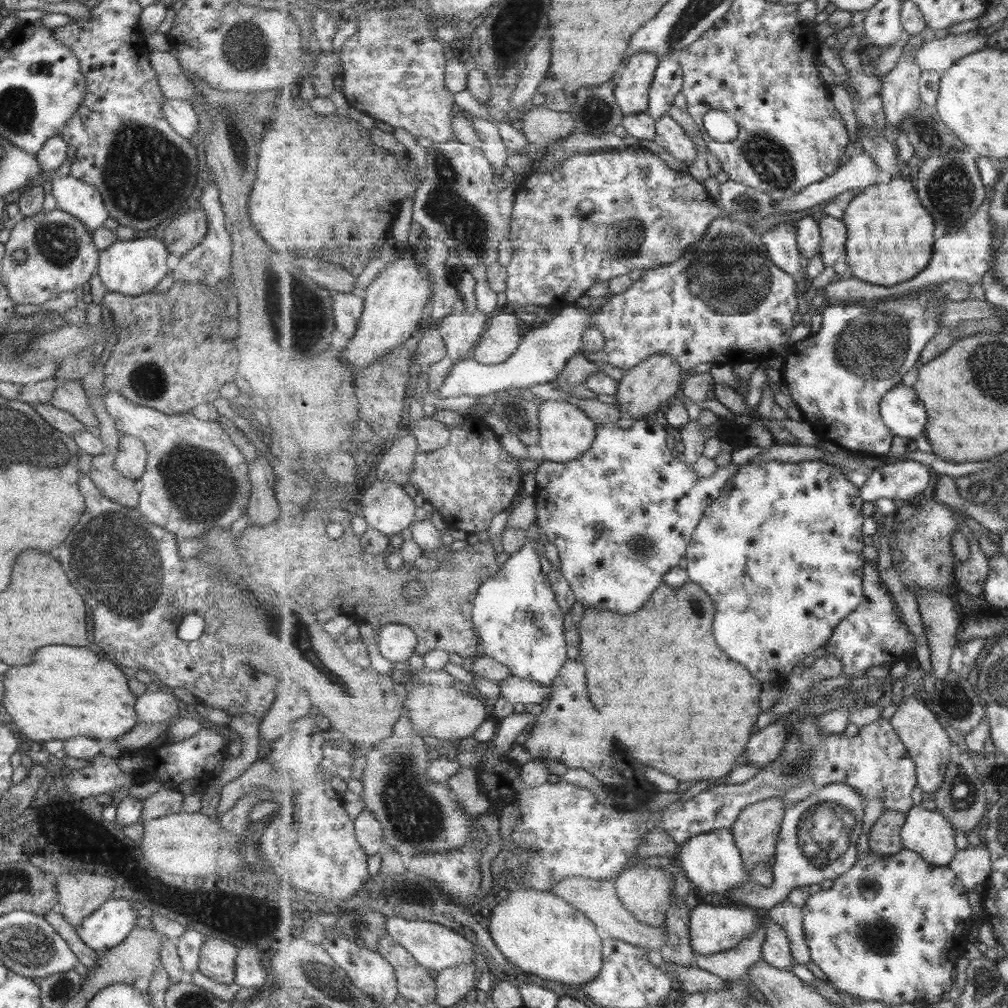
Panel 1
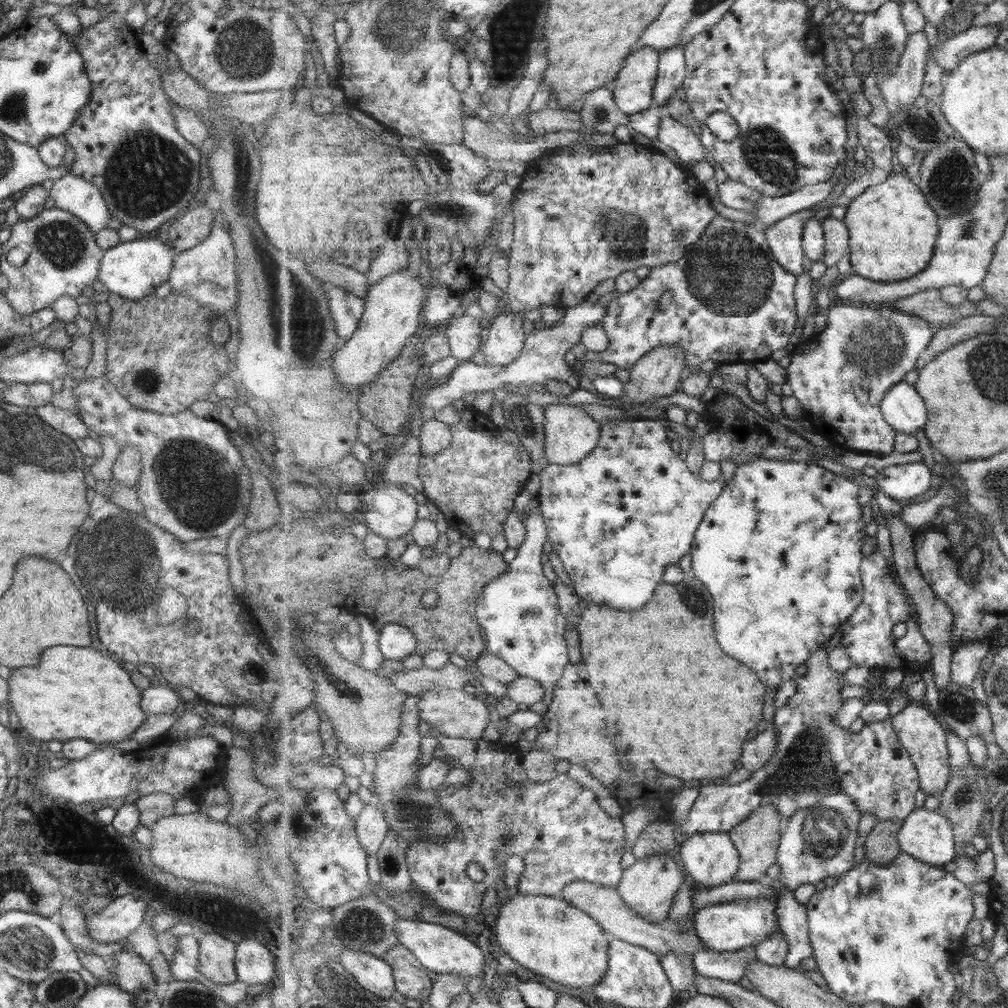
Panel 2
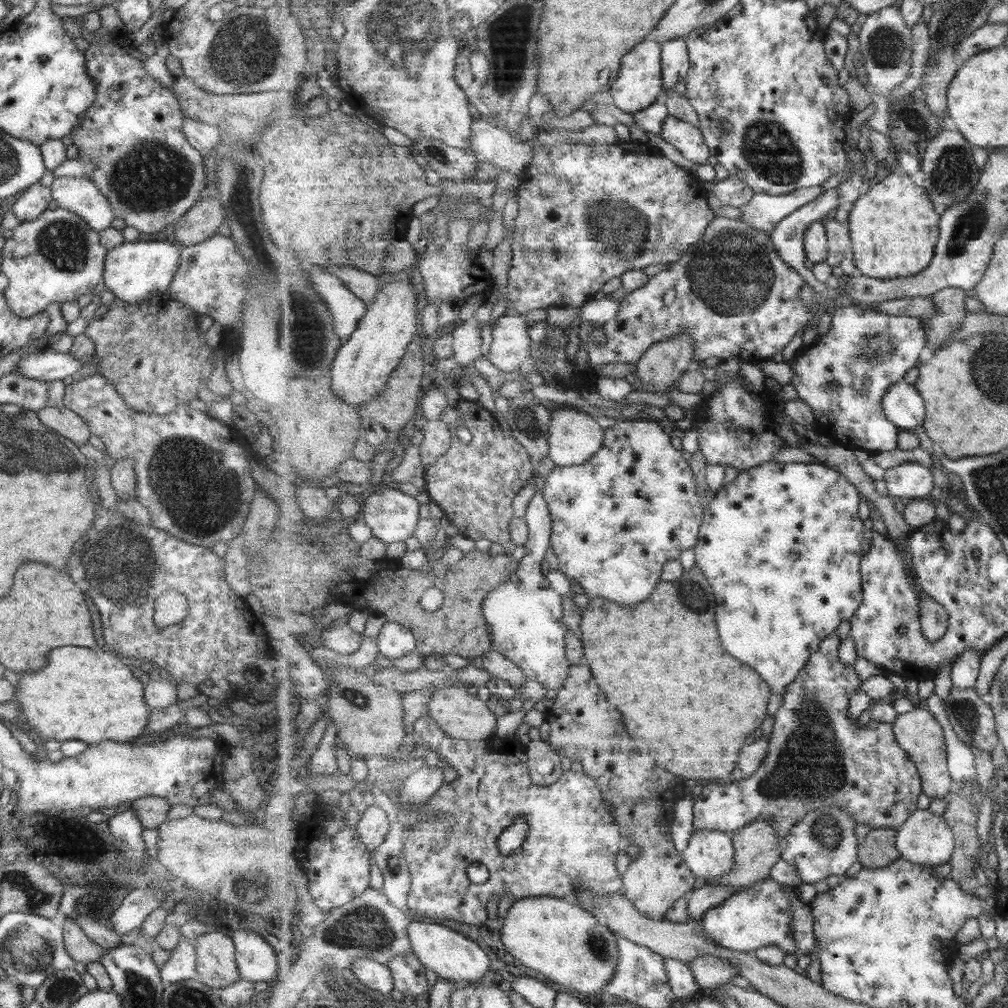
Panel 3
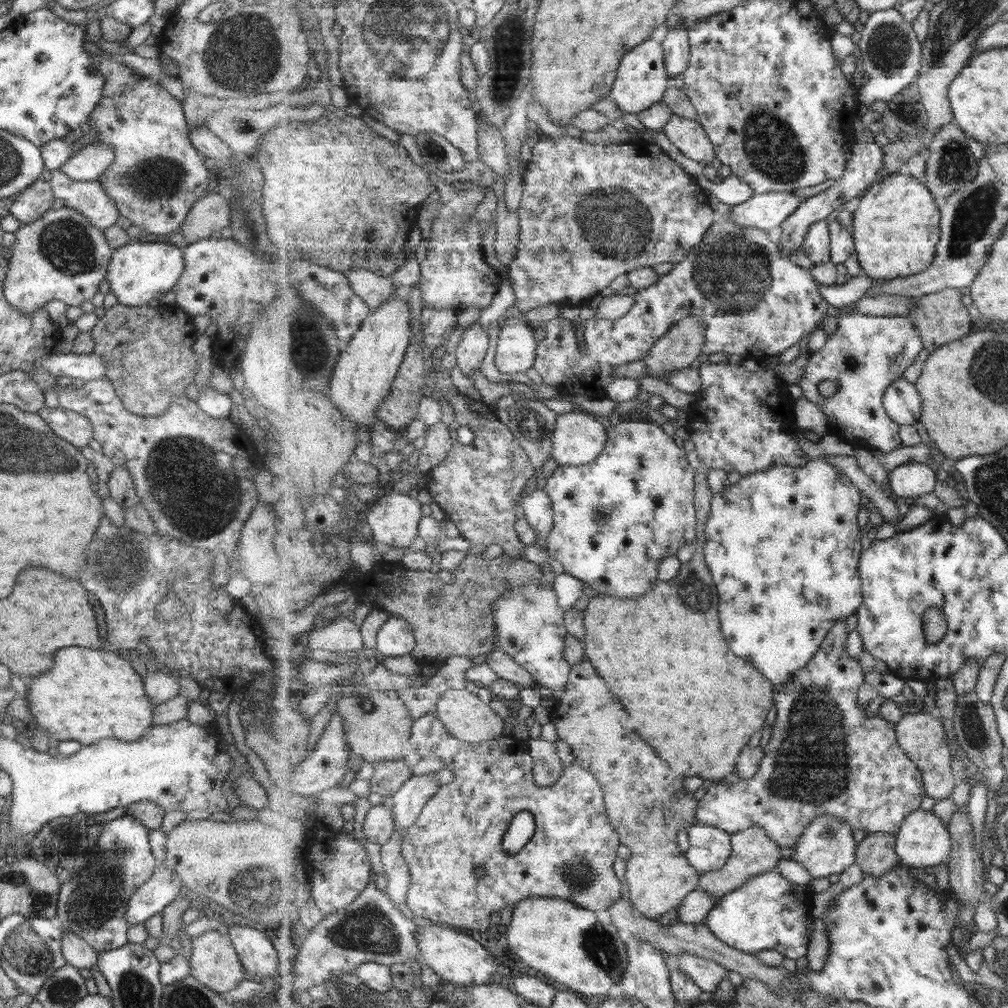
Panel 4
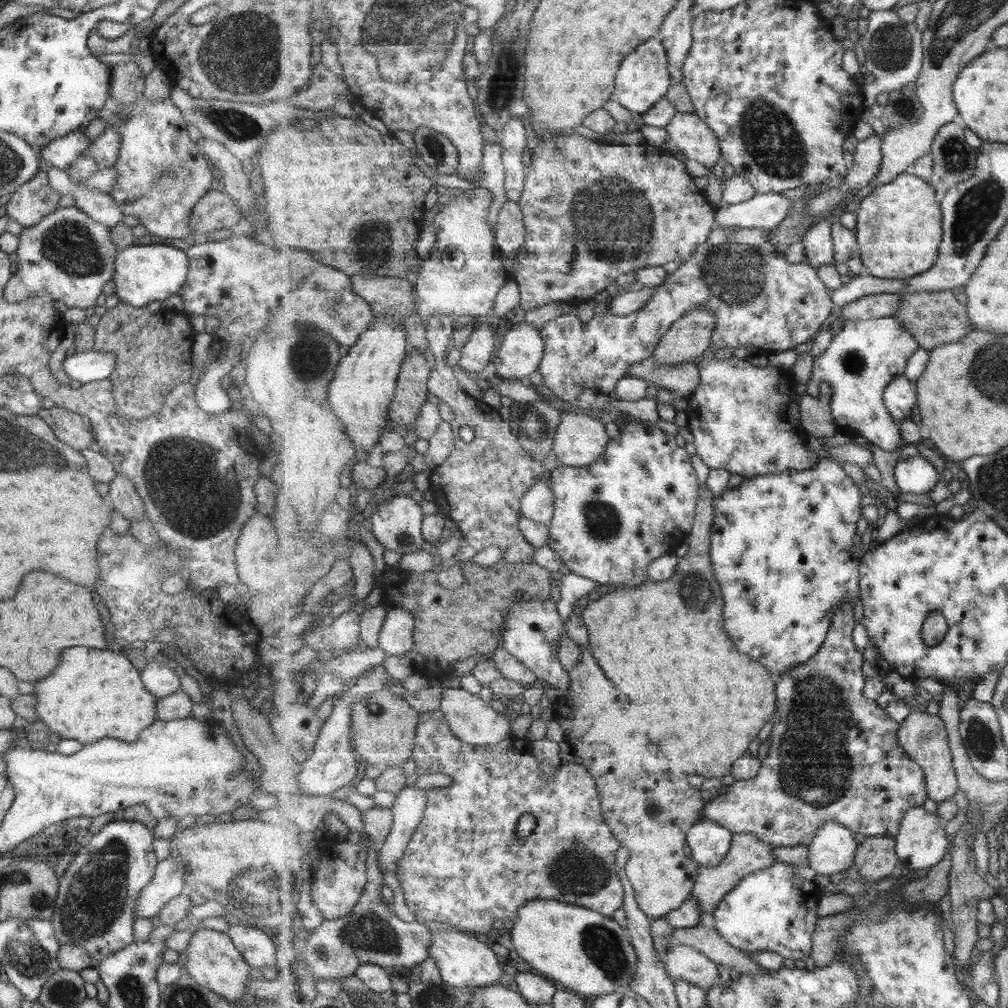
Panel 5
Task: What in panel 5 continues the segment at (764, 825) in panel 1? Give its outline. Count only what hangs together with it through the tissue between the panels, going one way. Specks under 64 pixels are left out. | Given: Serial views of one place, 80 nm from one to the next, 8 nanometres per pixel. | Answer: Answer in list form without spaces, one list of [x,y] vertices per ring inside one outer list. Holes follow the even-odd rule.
[[[737,833],[734,835],[730,853],[719,866],[714,868],[702,868],[700,866],[698,878],[695,881],[693,897],[700,902],[702,912],[713,914],[726,894],[730,893],[748,875],[773,866],[776,861],[772,847],[772,845],[760,839],[755,833]]]

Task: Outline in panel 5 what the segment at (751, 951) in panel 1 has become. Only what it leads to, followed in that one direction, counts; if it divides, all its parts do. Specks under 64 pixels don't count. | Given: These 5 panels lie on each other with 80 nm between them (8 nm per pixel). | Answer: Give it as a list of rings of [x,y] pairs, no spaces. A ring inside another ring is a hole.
[[[678,943],[671,945],[664,963],[675,983],[687,981],[706,991],[720,984],[717,963],[714,959],[695,950],[693,946]]]

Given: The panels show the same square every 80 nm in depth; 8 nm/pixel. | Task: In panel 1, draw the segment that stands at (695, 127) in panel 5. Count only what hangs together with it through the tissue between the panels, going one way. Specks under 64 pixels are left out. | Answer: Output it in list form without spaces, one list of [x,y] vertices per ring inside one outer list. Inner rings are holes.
[[[668,114],[657,121],[654,142],[685,164],[693,164],[701,156],[697,142]]]

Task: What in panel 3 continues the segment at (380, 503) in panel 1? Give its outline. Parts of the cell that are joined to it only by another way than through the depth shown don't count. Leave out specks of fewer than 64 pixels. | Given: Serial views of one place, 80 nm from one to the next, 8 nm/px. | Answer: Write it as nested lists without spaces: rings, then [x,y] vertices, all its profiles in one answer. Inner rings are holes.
[[[383,489],[365,497],[364,521],[373,536],[386,544],[414,536],[421,516],[419,500],[399,489]]]

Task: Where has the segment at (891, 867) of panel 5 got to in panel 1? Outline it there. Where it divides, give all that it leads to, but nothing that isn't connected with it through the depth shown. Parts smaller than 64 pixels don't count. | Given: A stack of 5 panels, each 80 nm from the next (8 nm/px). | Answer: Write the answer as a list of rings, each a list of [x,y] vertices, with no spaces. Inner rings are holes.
[[[898,810],[883,811],[869,833],[869,848],[882,855],[892,855],[906,846],[901,833],[906,814]]]

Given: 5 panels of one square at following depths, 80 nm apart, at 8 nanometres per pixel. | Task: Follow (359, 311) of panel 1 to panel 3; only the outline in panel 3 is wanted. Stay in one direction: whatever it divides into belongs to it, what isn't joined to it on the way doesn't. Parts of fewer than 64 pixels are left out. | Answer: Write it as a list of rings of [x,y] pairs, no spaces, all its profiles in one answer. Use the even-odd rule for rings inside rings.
[[[305,261],[302,265],[304,265],[303,271],[310,276],[313,283],[312,289],[315,289],[327,303],[334,318],[336,333],[343,344],[346,343],[367,314],[367,303],[359,298],[338,275],[331,274],[323,268],[320,261],[317,263]]]

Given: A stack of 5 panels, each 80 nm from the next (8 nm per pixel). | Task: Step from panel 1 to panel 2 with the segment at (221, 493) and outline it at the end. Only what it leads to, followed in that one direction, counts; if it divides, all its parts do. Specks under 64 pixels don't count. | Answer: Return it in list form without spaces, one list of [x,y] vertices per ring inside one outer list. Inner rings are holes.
[[[103,375],[79,380],[73,392],[77,402],[74,412],[89,430],[96,432],[98,437],[111,435],[119,450],[125,445],[133,445],[139,451],[142,467],[135,482],[136,493],[142,506],[142,514],[152,525],[184,543],[197,538],[224,539],[237,525],[244,522],[252,493],[251,472],[245,466],[239,451],[231,444],[229,430],[221,423],[213,418],[197,417],[189,409],[162,415],[133,408]]]

